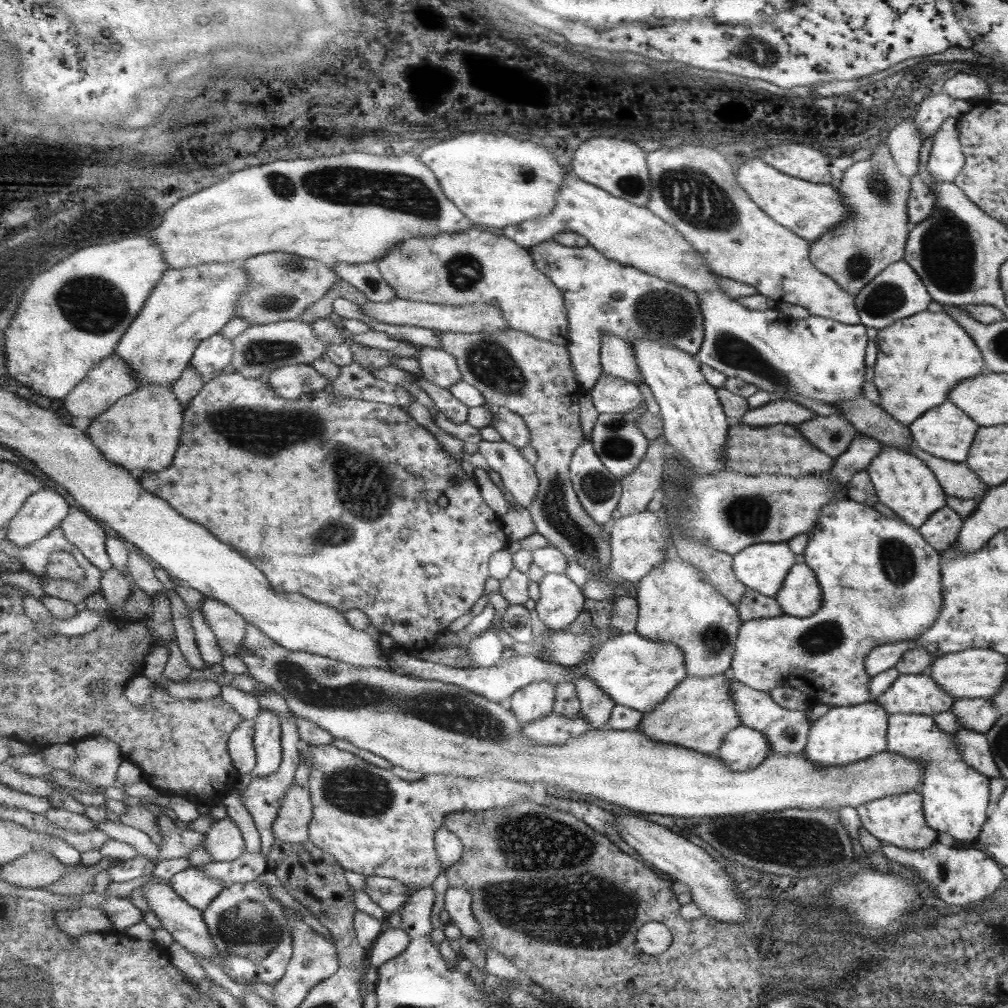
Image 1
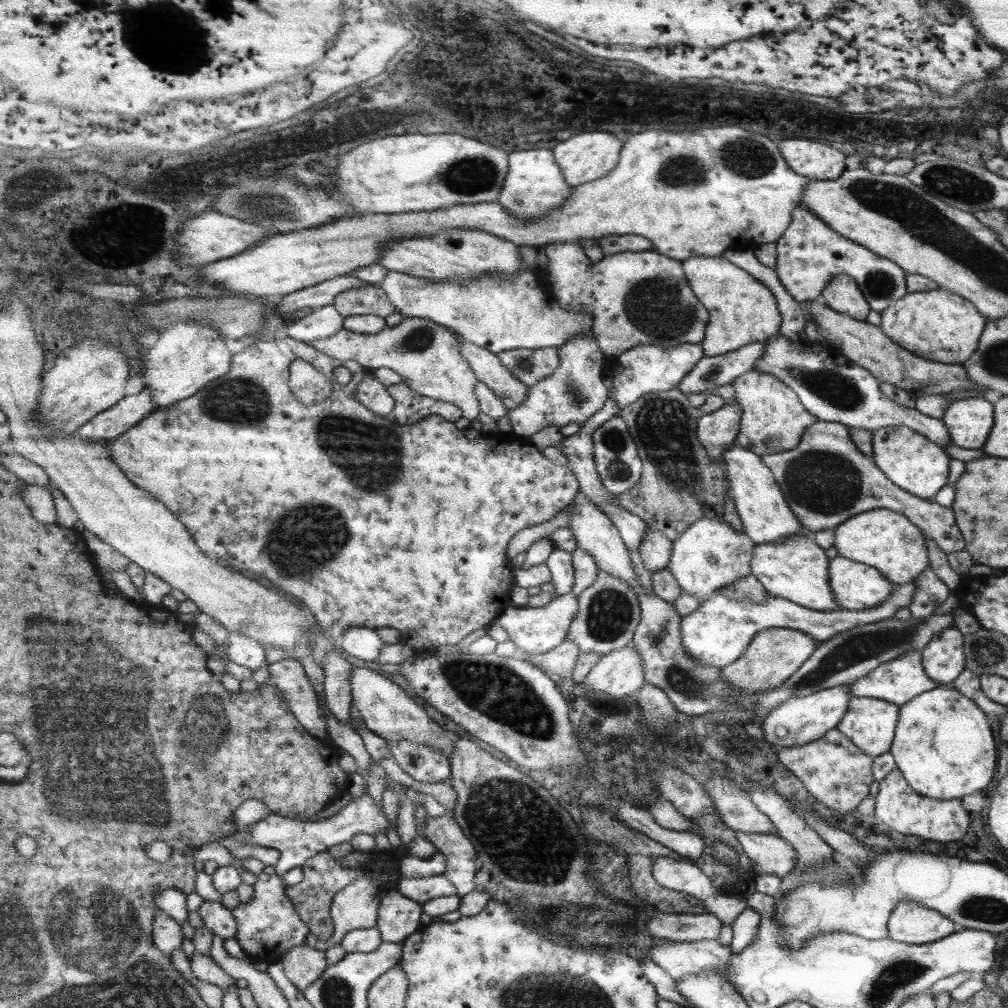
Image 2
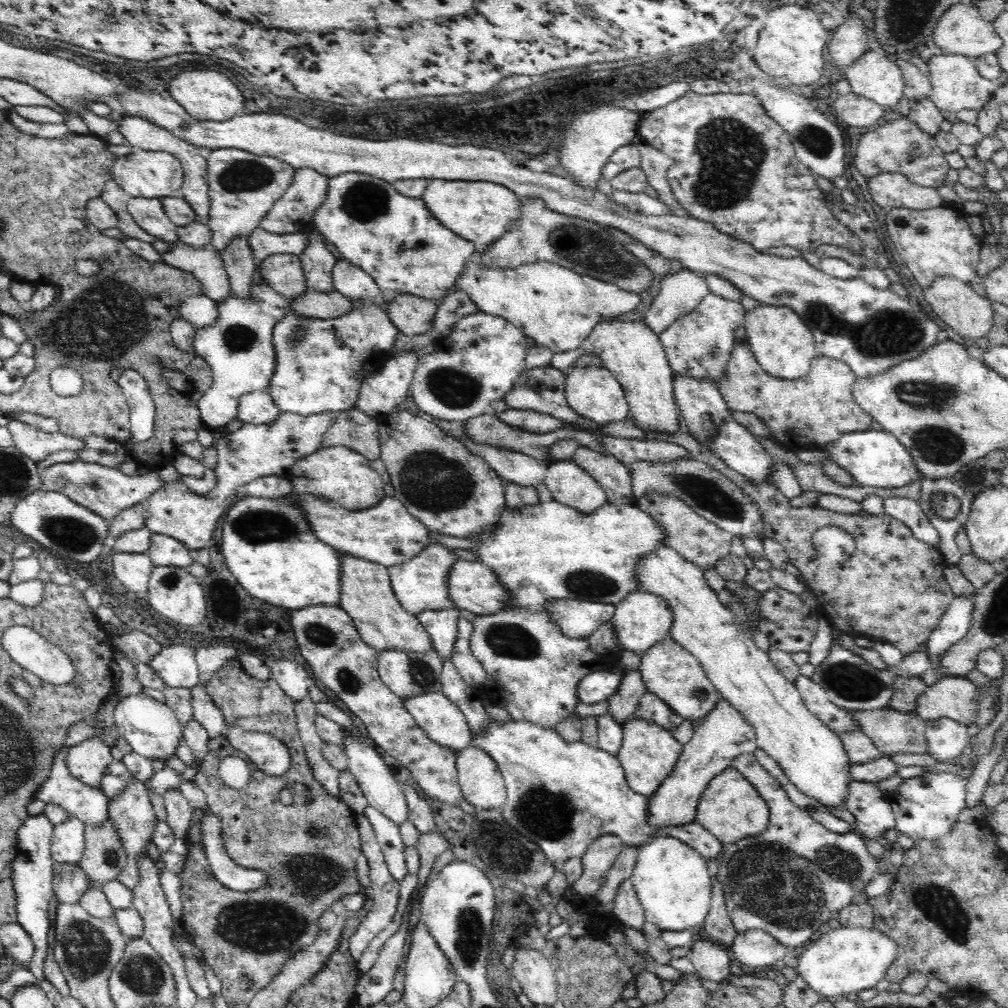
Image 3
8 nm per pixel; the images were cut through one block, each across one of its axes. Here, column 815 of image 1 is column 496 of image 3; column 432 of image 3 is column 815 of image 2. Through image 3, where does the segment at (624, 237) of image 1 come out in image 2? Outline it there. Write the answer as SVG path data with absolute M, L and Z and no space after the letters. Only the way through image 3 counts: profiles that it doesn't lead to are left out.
M778 330L764 342L765 354L754 362L754 369L778 378L788 386L803 409L813 414L816 421L837 422L845 427L863 428L871 432L887 426L905 426L941 448L950 444L947 429L941 420L924 416L915 408L899 406L886 398L879 391L879 382L874 376L832 347L815 352L806 345L802 352Z

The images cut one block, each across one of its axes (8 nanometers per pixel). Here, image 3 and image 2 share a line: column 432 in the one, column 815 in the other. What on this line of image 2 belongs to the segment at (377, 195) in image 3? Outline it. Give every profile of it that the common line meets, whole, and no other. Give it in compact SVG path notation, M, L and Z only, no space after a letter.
M800 202L791 211L790 222L782 236L774 243L776 263L773 269L795 302L820 300L823 287L839 273L855 281L870 310L878 313L907 292L906 272L902 268L827 228L817 215L813 215Z

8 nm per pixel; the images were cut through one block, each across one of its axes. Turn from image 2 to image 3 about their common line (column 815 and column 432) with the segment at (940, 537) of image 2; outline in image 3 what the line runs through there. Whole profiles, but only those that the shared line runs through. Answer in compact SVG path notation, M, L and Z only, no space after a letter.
M409 410L383 415L377 424L381 460L391 477L395 497L406 507L407 513L422 522L428 531L467 539L470 534L478 534L498 522L499 512L506 506L502 478L480 456L472 454L464 443L447 434L437 422L431 422L420 413Z

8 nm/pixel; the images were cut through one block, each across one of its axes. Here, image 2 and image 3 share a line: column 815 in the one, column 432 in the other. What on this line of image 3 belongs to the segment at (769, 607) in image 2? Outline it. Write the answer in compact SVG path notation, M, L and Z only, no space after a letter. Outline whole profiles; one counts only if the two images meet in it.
M458 607L426 610L417 615L418 620L426 627L433 642L433 648L440 653L445 661L454 656L456 638L458 638L458 620L460 609Z

